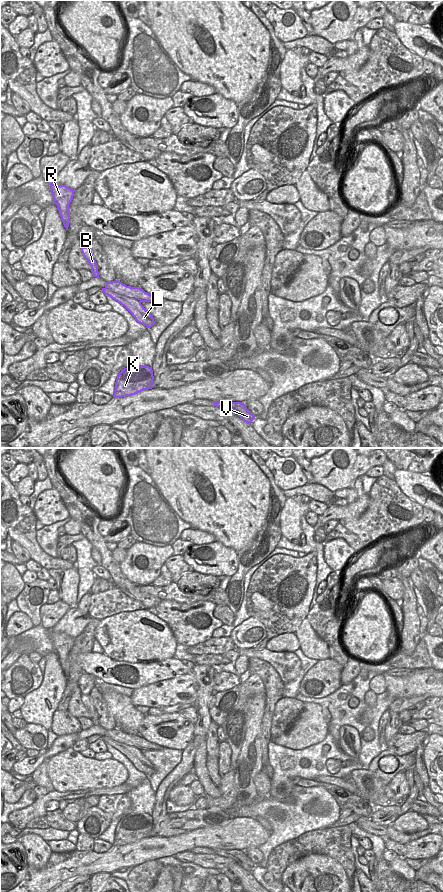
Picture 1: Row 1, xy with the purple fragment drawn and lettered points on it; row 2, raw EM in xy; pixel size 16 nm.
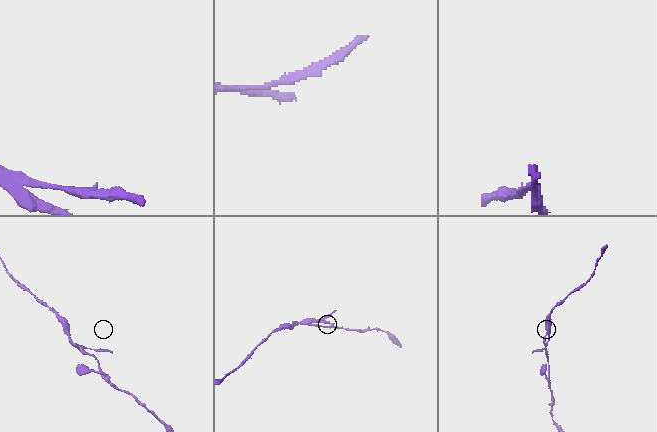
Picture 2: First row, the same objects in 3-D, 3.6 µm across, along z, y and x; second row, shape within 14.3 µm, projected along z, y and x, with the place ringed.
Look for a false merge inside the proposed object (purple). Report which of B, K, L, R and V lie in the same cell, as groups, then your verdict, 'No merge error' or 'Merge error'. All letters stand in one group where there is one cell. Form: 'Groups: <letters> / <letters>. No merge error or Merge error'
Groups: B R / K L V. Merge error

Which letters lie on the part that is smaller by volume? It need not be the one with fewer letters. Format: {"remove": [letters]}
{"remove": ["B", "R"]}

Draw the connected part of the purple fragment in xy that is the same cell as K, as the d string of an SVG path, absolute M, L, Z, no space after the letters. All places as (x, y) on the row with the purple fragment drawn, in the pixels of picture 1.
M129 366L121 370L115 382L114 398L132 396L153 388L153 370L149 366Z

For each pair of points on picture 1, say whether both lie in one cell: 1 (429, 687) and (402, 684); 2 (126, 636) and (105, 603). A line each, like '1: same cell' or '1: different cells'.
1: same cell
2: different cells

